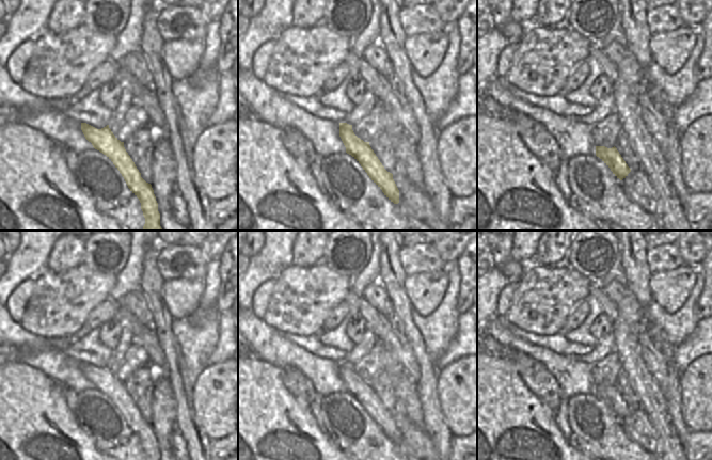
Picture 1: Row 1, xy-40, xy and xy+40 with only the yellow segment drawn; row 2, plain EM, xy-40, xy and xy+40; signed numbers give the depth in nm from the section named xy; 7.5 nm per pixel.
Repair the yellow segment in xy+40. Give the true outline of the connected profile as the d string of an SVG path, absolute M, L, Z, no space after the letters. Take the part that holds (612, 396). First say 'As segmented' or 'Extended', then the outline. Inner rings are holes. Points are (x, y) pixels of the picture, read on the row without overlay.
As segmented. M596 385L596 395L599 396L620 419L626 417L631 411L631 408L615 385L612 387Z

